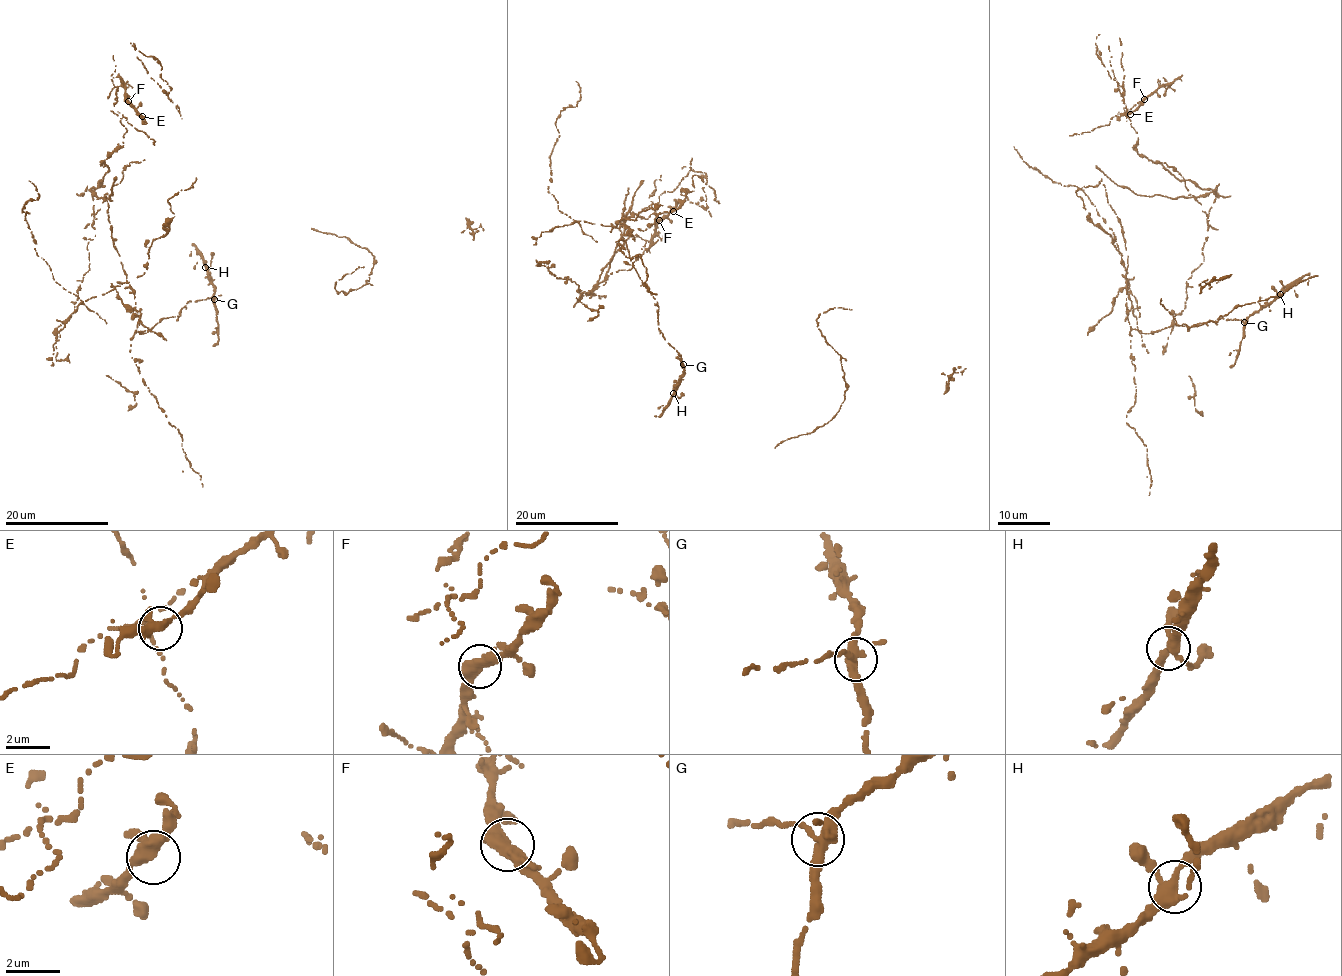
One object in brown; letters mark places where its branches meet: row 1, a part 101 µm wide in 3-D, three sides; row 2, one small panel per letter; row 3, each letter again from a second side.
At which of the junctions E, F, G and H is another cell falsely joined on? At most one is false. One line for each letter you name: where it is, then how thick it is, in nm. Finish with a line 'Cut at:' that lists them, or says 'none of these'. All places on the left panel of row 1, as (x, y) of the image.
G: at (214, 299); 360 nm thick
Cut at: G

